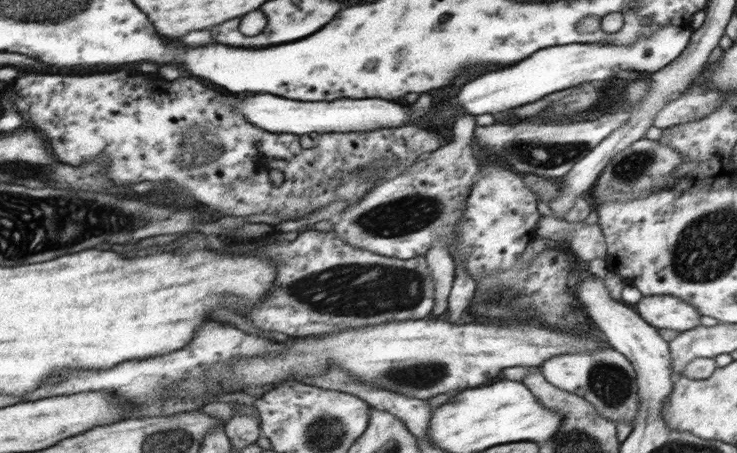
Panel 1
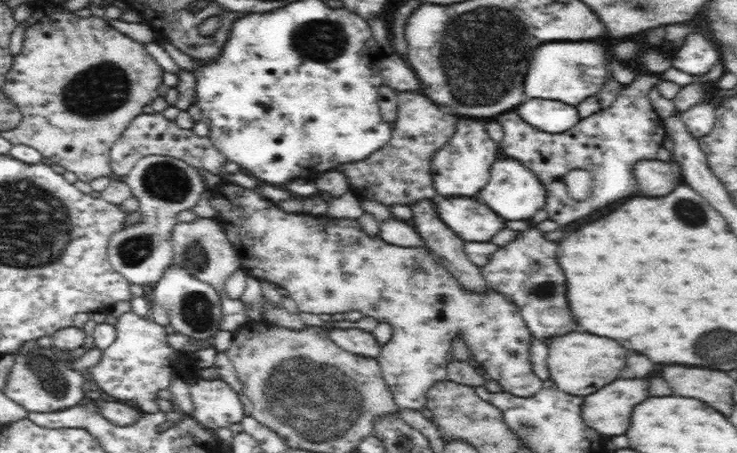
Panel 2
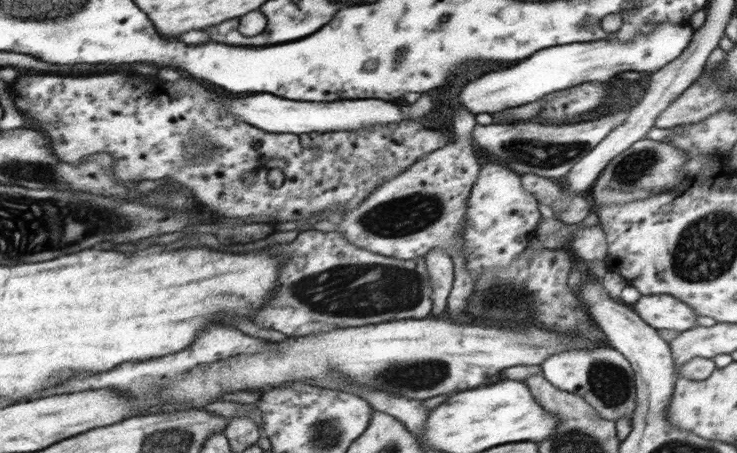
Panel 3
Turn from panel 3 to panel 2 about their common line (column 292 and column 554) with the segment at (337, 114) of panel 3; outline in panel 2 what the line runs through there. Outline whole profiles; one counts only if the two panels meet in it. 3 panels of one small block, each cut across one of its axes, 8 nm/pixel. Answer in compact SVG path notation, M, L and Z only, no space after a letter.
M532 98L526 104L518 106L518 114L531 126L550 134L565 133L578 122L576 106L542 98Z

